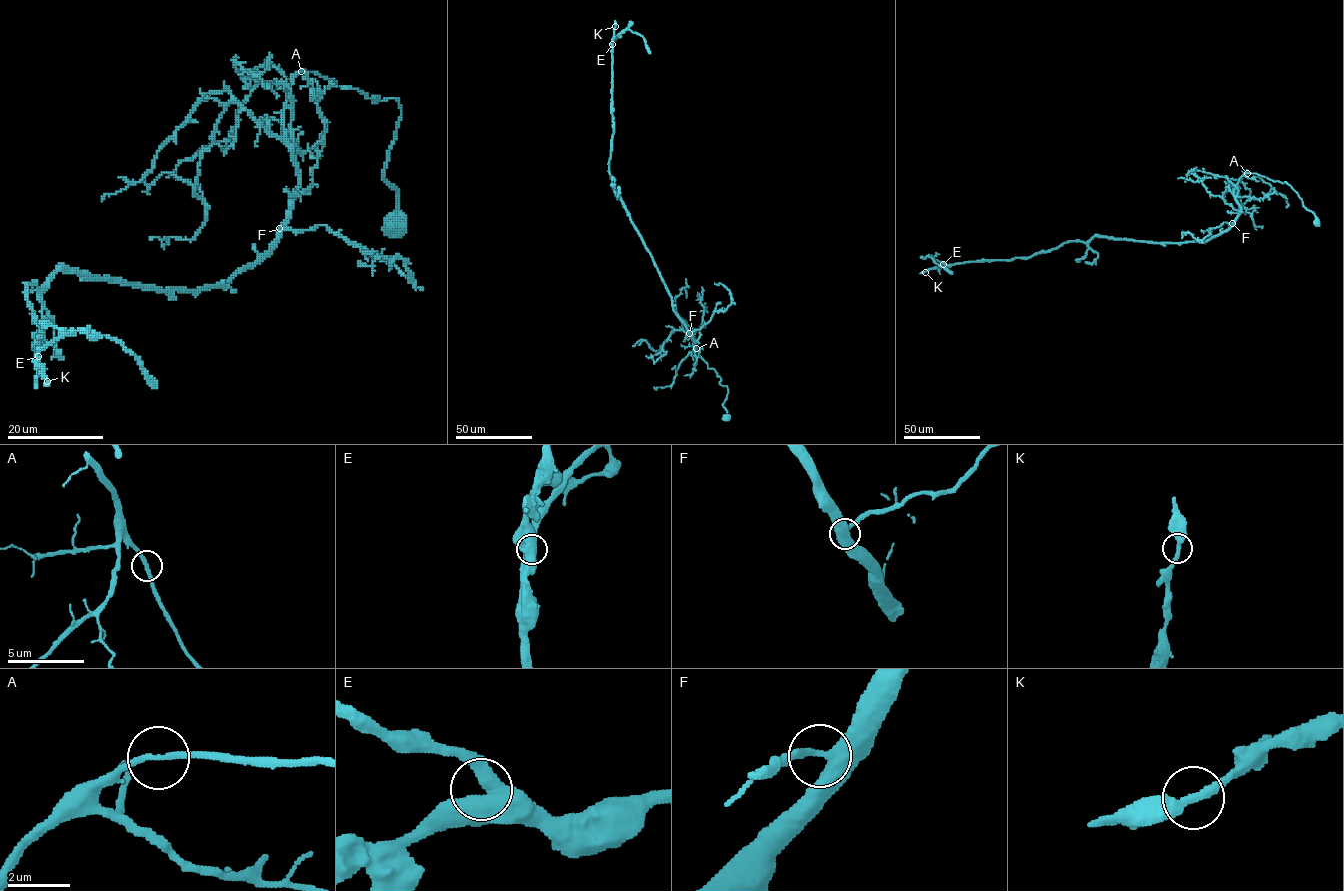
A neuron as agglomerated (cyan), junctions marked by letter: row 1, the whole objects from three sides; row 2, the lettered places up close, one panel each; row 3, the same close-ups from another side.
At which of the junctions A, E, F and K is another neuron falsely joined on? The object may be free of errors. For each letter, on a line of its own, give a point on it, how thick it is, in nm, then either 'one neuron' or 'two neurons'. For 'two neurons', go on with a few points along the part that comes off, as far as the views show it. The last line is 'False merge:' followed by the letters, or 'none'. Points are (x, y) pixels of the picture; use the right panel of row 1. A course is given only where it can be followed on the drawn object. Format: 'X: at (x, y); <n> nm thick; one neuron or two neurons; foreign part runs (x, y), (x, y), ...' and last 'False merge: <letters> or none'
A: at (1247, 173); 200 nm thick; one neuron
E: at (943, 264); 550 nm thick; one neuron
F: at (1232, 223); 400 nm thick; one neuron
K: at (925, 272); 360 nm thick; one neuron
False merge: none

